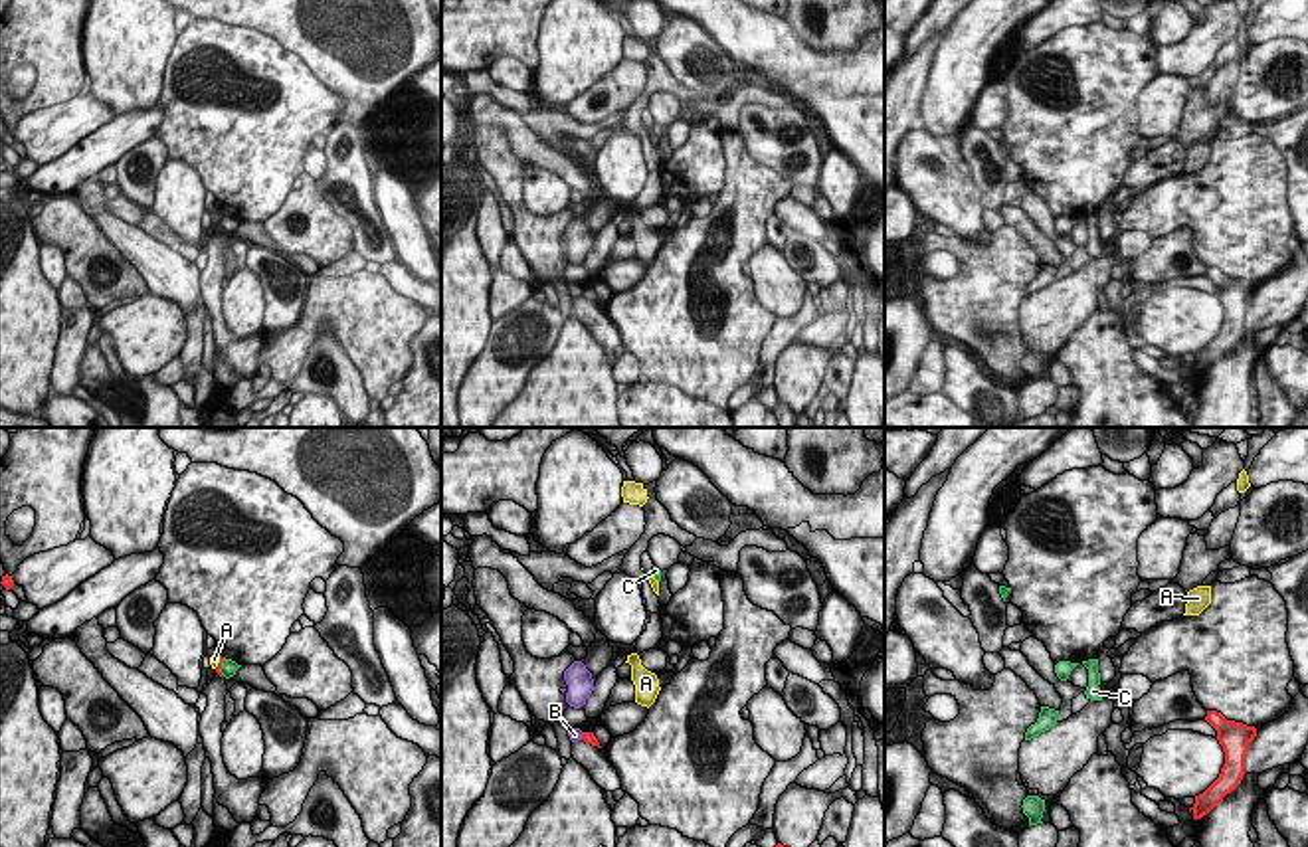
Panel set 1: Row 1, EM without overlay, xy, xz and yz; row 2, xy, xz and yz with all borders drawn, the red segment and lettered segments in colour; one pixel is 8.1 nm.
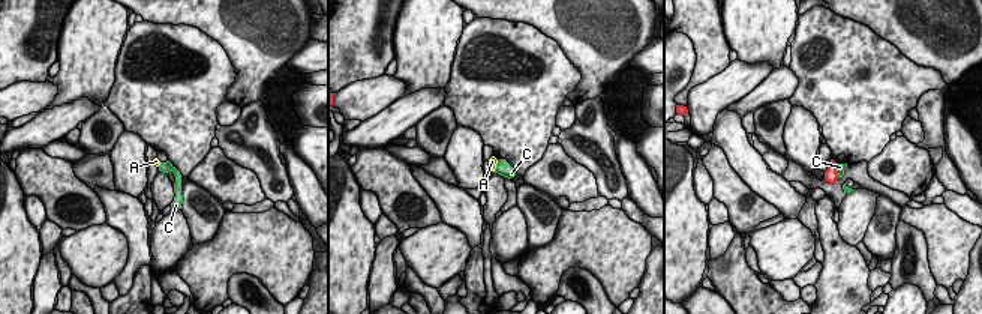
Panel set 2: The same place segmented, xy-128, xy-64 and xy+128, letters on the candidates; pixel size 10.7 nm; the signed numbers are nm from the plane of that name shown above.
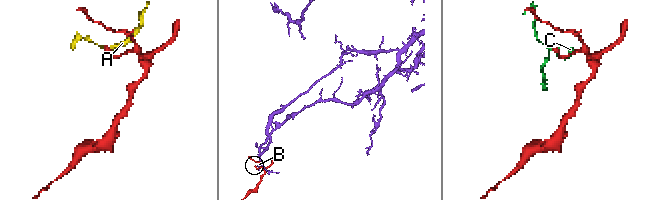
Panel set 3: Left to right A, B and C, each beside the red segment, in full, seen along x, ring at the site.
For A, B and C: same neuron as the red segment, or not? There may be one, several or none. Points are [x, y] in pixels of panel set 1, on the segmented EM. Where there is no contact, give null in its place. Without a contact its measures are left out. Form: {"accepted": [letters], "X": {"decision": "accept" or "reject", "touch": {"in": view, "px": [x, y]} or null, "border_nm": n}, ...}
{"accepted": [], "A": {"decision": "reject", "touch": {"in": "xy", "px": [220, 661]}, "border_nm": 130}, "B": {"decision": "reject", "touch": {"in": "xz", "px": [582, 737]}, "border_nm": 70}, "C": {"decision": "reject", "touch": {"in": "xy", "px": [220, 667]}, "border_nm": 160}}

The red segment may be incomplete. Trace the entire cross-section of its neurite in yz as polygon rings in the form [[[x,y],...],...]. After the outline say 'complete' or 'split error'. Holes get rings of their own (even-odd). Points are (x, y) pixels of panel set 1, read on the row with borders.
[[[1207,710],[1205,720],[1217,730],[1217,740],[1225,752],[1225,764],[1219,778],[1203,794],[1195,796],[1195,803],[1189,807],[1193,819],[1207,815],[1217,803],[1223,801],[1227,794],[1231,794],[1241,784],[1245,776],[1245,756],[1249,752],[1249,744],[1257,736],[1255,726],[1227,720],[1217,710]]] | complete

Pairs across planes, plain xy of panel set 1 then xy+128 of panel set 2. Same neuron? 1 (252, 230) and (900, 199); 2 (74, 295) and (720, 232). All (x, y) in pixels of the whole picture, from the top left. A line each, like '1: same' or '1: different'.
1: same
2: different

